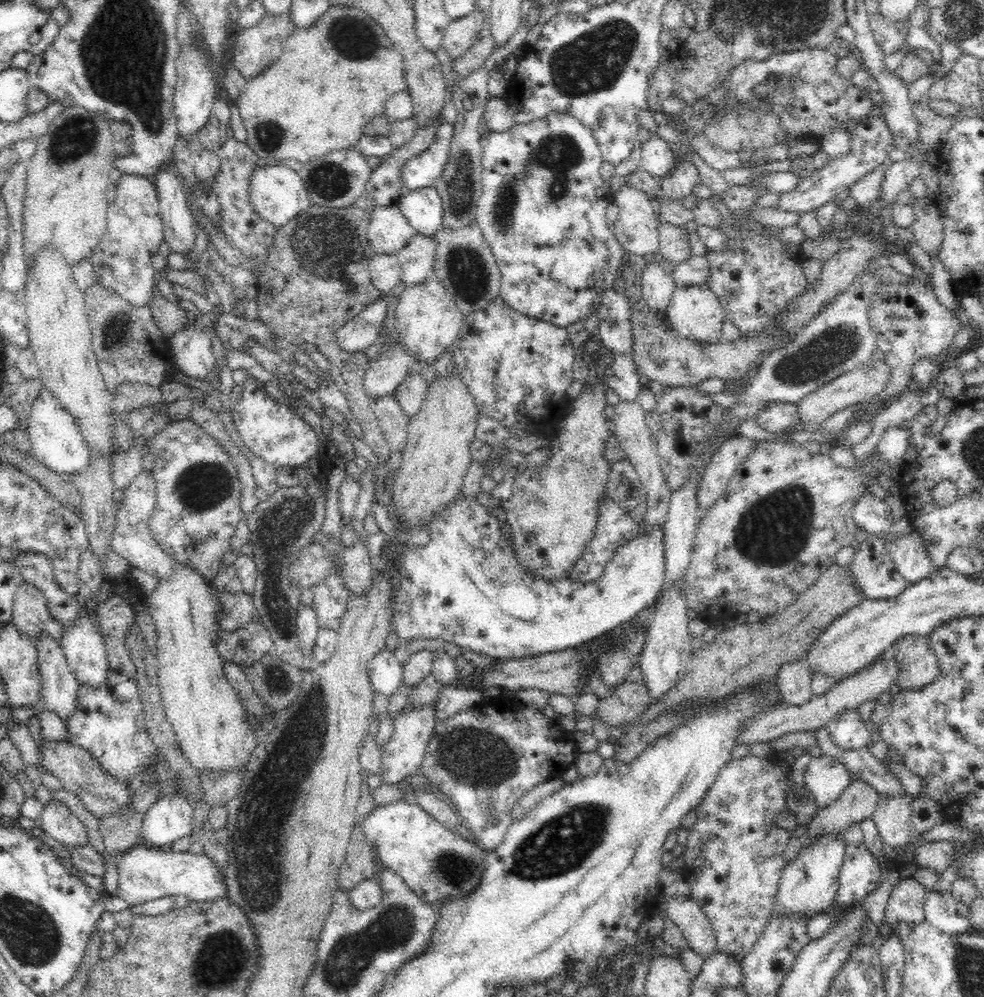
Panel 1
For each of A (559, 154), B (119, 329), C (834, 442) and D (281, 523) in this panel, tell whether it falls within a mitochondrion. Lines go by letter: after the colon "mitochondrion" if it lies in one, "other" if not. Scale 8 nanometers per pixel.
A: mitochondrion
B: mitochondrion
C: other
D: mitochondrion

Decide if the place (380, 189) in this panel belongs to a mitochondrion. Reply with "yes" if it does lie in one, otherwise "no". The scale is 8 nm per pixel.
no

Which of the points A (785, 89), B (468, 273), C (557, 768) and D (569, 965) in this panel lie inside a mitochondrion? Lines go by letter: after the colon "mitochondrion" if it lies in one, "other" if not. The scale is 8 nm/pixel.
A: mitochondrion
B: mitochondrion
C: other
D: other

